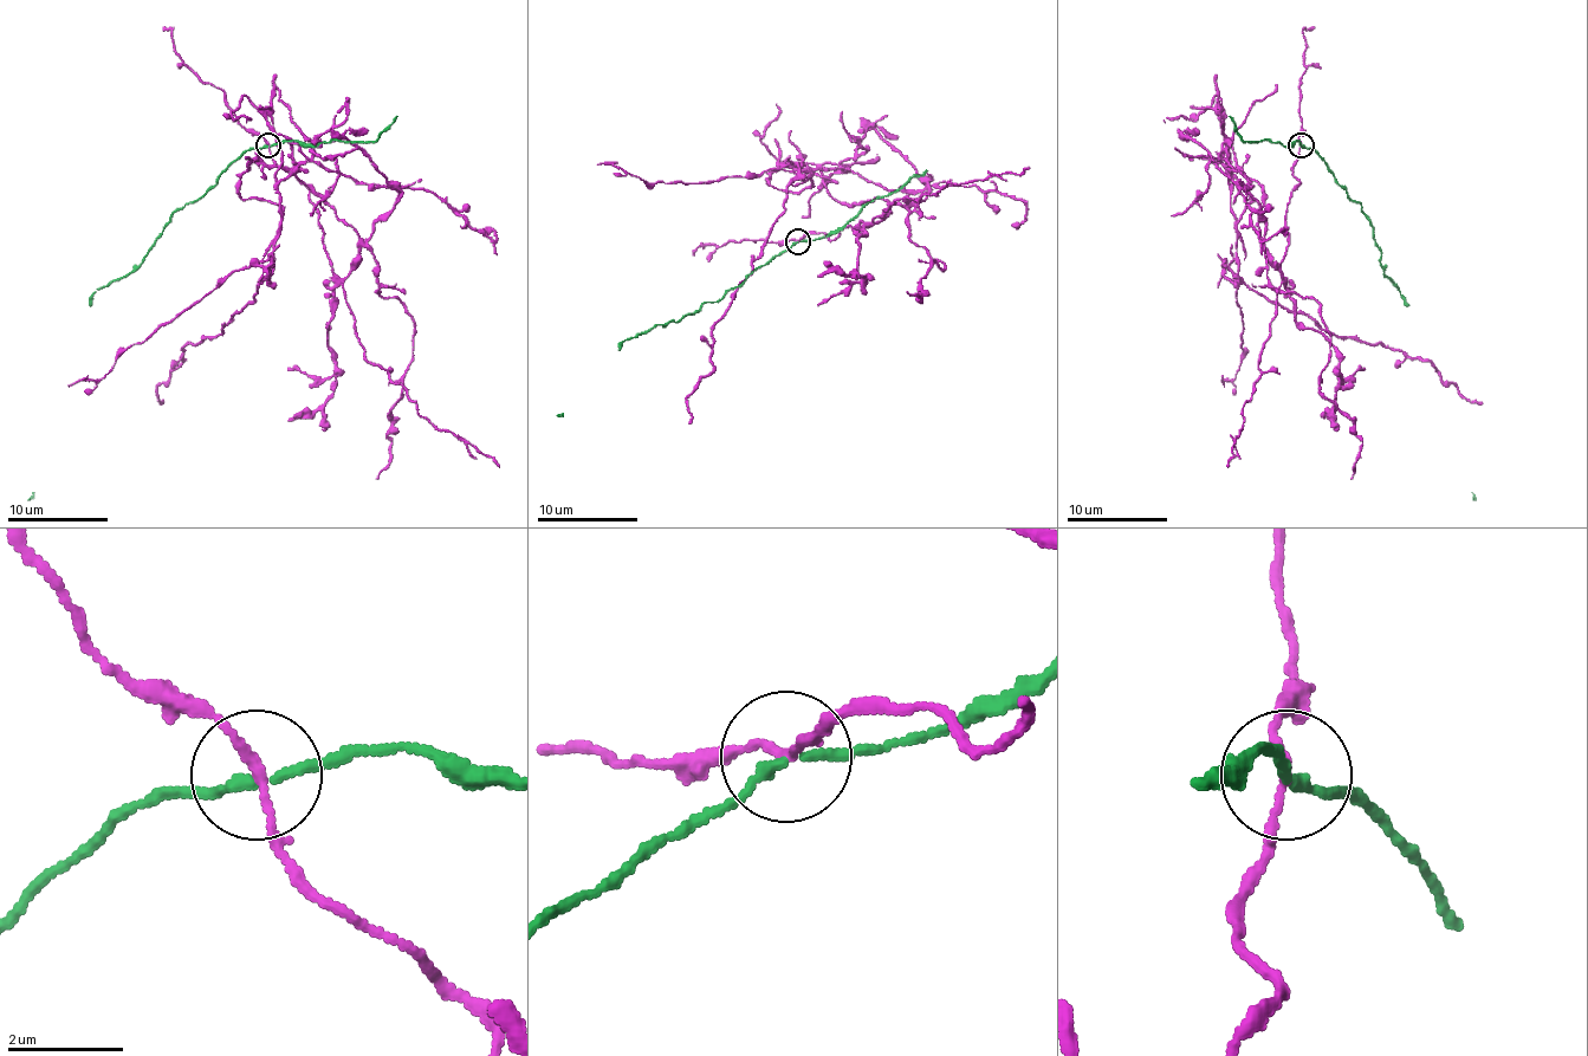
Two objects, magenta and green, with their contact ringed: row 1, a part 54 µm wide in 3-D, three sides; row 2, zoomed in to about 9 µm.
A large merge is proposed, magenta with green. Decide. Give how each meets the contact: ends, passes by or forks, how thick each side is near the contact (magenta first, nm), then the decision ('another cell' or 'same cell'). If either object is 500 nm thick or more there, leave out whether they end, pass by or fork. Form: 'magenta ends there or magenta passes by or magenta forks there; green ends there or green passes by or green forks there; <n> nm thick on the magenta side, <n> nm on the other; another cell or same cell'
magenta passes by; green passes by; 140 nm thick on the magenta side, 150 nm on the other; another cell

